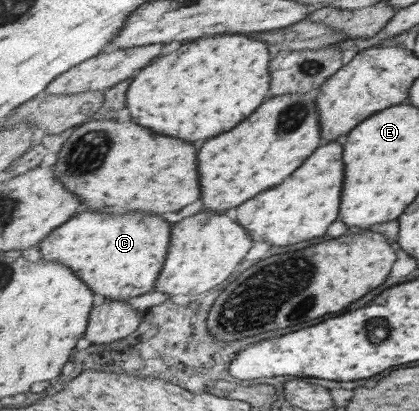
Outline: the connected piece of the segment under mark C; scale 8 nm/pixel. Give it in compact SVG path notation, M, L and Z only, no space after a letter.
M85 210L43 239L39 244L39 251L41 258L47 261L60 261L68 268L74 269L75 273L91 286L94 293L103 295L105 299L127 302L155 289L170 252L172 227L173 225L162 219L160 215L150 215L144 211L106 215L106 213Z

